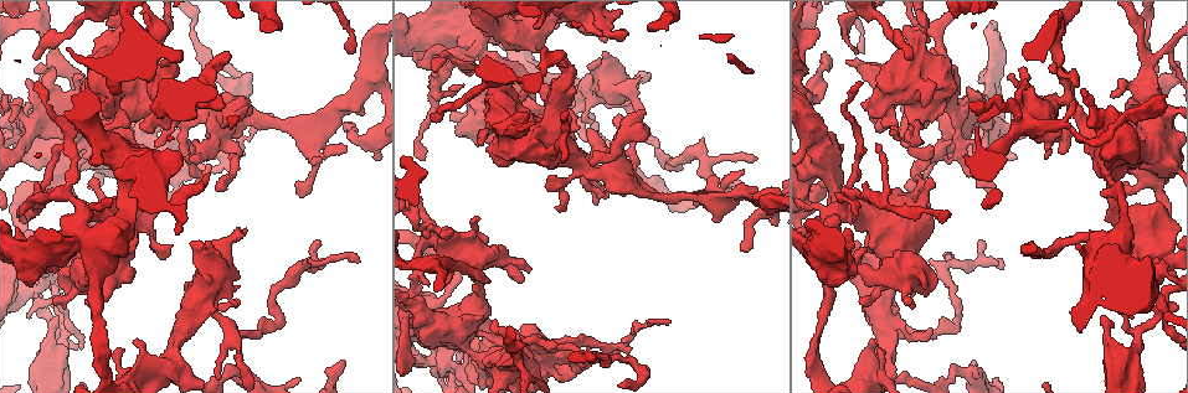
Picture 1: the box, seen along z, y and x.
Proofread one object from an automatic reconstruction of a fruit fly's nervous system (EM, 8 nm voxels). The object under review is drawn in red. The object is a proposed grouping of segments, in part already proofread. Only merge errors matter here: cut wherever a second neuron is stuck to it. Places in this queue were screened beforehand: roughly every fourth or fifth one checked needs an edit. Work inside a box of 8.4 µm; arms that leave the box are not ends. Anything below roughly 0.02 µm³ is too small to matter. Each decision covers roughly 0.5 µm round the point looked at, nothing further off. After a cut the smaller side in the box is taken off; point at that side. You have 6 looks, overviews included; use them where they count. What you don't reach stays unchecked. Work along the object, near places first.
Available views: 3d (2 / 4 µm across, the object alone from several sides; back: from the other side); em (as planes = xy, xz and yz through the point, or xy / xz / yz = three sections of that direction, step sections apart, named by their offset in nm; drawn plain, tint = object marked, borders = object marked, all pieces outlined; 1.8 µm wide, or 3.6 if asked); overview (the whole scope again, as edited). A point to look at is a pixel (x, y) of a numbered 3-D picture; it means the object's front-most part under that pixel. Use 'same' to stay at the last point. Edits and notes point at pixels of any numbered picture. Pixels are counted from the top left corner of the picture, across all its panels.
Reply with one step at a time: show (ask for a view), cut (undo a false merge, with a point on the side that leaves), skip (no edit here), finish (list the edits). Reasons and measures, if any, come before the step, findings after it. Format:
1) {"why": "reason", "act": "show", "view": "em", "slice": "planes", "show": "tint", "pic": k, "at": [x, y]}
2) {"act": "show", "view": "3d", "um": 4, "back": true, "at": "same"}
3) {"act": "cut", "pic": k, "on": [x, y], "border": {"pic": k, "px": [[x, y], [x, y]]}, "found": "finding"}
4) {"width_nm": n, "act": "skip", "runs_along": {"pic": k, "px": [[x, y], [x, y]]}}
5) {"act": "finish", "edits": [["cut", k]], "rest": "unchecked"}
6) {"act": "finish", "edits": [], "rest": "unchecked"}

{"why": "abrupt turn", "act": "show", "view": "3d", "um": 4, "pic": 1, "at": [458, 313]}

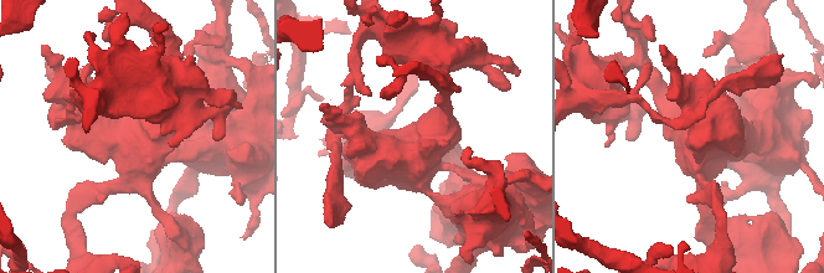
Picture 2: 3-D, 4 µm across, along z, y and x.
{"act": "show", "view": "em", "um": 3.6, "slice": "yz", "step": 4, "show": "plain", "pic": 2, "at": [143, 152]}

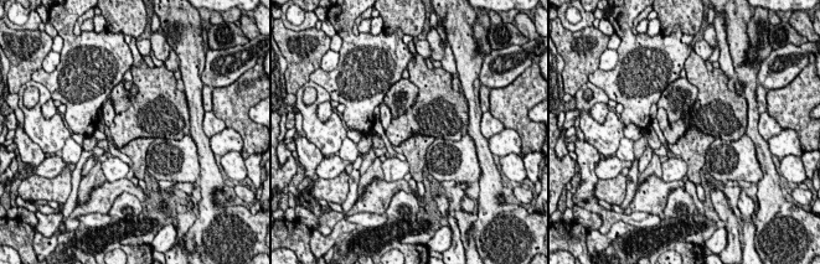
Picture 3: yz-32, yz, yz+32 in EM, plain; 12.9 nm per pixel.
{"act": "show", "view": "em", "um": 3.6, "slice": "yz", "step": 4, "show": "borders", "at": "same"}

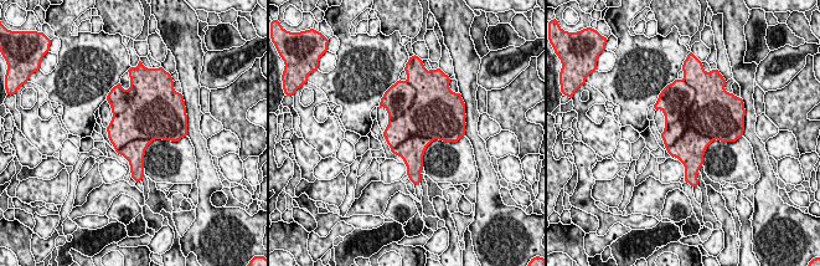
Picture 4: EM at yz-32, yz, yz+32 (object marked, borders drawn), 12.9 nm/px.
{"act": "cut", "pic": 4, "on": [704, 116], "border": {"pic": 4, "px": [[713, 139], [687, 128], [665, 144]]}, "found": "two neurons meet here"}

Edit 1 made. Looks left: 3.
{"why": "thin arm on a thick one", "act": "show", "view": "3d", "um": 4, "pic": 2, "at": [157, 70]}

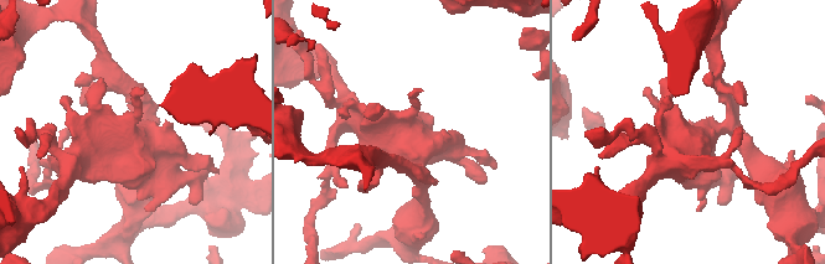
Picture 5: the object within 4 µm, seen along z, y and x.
{"why": "need the tissue", "act": "show", "view": "em", "um": 3.6, "slice": "planes", "show": "tint", "pic": 5, "at": [415, 149]}

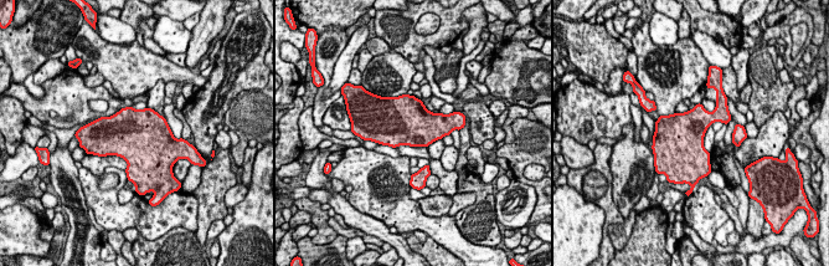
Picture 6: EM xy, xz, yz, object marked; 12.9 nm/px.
{"width_nm": 600, "act": "skip", "found": "continuous, no second neuron"}

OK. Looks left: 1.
{"why": "four arms meet", "act": "show", "view": "em", "slice": "planes", "show": "tint", "pic": 1, "at": [481, 46]}

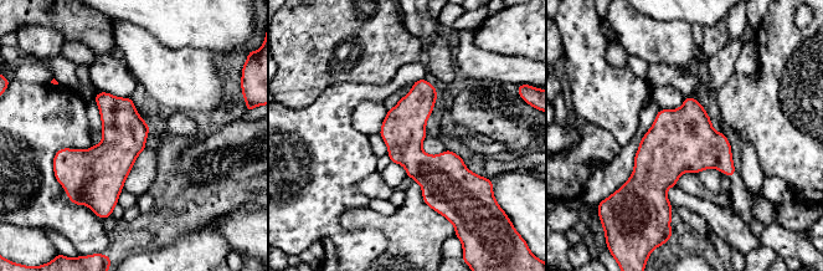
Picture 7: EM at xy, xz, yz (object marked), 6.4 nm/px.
{"act": "skip", "found": "one neuron here"}

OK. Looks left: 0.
{"act": "finish", "edits": [["cut", 4]], "rest": "unchecked"}

